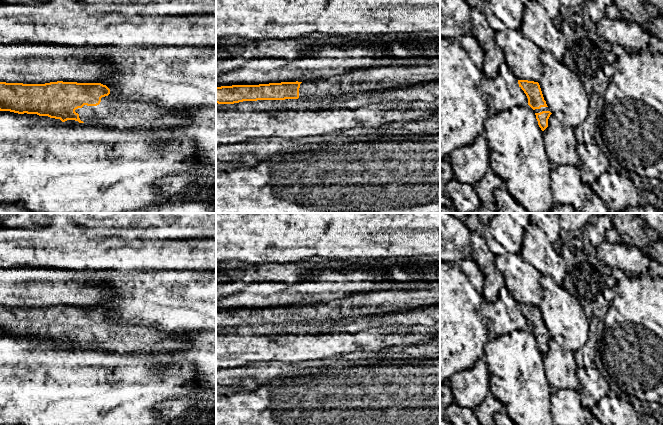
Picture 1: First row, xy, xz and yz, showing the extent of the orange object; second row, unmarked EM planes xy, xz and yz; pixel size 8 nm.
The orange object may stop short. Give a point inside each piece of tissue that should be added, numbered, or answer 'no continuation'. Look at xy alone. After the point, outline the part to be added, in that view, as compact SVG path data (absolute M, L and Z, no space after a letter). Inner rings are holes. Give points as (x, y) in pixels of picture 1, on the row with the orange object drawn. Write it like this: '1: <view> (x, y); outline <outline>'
1: xy (149, 117); outline M105 96L97 106L84 105L75 110L84 124L113 125L119 129L134 128L147 133L189 125L192 117L187 108L165 108L154 103L121 101Z

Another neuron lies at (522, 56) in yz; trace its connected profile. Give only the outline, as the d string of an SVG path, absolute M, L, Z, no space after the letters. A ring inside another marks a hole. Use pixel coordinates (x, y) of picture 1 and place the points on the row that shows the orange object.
M508 28L505 31L496 32L495 40L504 53L505 63L518 80L528 80L539 83L544 72L540 60L540 54L542 51L539 46L524 35L521 28Z

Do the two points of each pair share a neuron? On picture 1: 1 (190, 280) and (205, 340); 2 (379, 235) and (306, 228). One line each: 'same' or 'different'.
1: different
2: same

